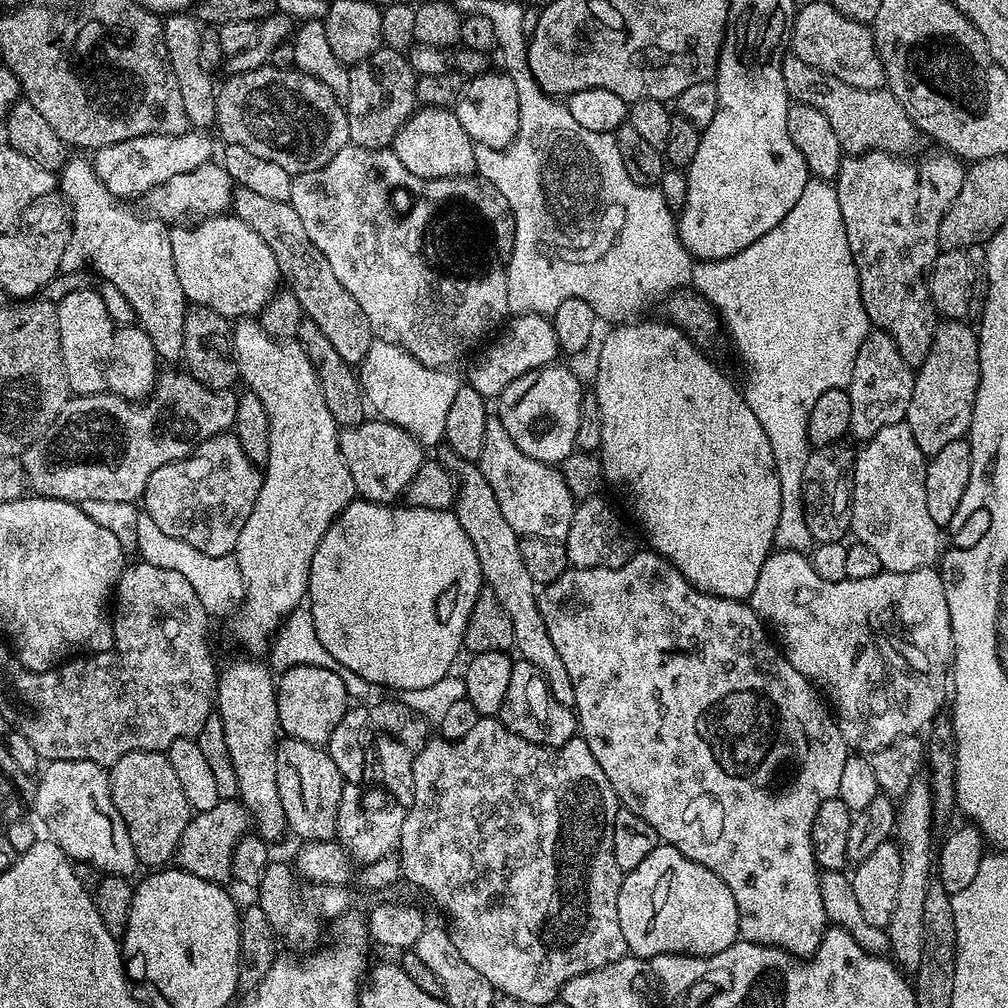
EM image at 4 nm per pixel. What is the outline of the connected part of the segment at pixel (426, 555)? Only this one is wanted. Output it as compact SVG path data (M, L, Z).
M359 498L346 505L342 515L326 530L322 542L318 542L318 550L314 550L308 575L306 604L314 618L314 630L318 634L318 642L326 646L326 650L334 657L340 668L354 670L354 674L362 674L362 678L366 678L366 682L370 682L373 686L380 687L381 684L384 688L394 688L397 693L400 693L431 687L434 682L441 681L444 676L453 671L452 663L455 662L456 655L462 652L466 622L470 618L470 610L474 610L474 602L482 587L482 577L478 554L470 538L466 538L466 530L462 530L455 511L411 506L396 507L400 506L389 506Z

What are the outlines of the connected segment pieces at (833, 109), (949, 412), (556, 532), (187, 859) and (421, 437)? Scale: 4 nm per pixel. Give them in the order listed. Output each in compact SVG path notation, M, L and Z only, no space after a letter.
M791 54L780 60L782 82L788 91L789 101L798 104L809 104L814 110L820 111L838 134L838 142L844 147L845 153L859 154L862 152L890 152L893 156L904 156L919 140L922 133L908 115L898 98L890 90L875 88L862 90L854 86L846 86L838 78L826 74L822 70L814 70L802 58Z
M945 319L937 323L936 333L930 346L930 354L926 354L926 362L915 369L914 394L910 398L910 410L906 422L914 434L918 446L924 451L925 457L930 458L955 440L967 437L968 427L972 425L974 402L980 385L980 337L975 327L963 320Z
M489 415L486 422L486 438L482 440L478 467L486 482L490 482L490 490L494 490L502 506L502 514L506 514L506 522L510 522L517 534L567 541L568 527L576 513L576 504L570 490L564 487L559 467L543 464L522 454L522 450L514 446L514 438L510 438L506 426L502 426L499 415Z
M220 799L218 806L214 806L214 810L196 812L189 820L176 847L175 867L181 868L183 872L194 874L198 878L206 878L206 882L227 885L229 883L227 880L233 879L232 855L236 844L240 841L241 835L249 831L249 828L249 814L239 799Z
M373 339L366 358L358 365L364 399L379 419L406 430L419 444L431 446L444 440L446 414L458 394L462 380L452 370L431 368L414 358L405 348Z

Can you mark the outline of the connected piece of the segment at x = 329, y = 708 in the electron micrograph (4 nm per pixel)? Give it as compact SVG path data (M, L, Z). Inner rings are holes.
M294 666L279 673L276 701L281 733L321 746L327 745L334 726L342 722L342 714L350 707L350 697L339 671L322 666Z

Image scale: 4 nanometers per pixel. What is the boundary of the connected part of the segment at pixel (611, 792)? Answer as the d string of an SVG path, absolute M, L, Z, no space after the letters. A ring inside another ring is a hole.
M481 718L477 725L471 727L461 740L446 740L443 738L436 738L436 740L429 739L427 743L420 749L420 753L416 755L414 762L414 802L407 805L404 821L402 822L402 834L400 835L400 842L398 845L398 855L400 857L400 871L405 881L409 880L416 888L421 888L430 899L434 900L440 907L444 908L444 912L450 919L456 923L456 928L460 932L465 932L468 935L468 940L472 943L473 952L470 952L470 959L472 965L478 970L488 982L492 984L493 989L497 993L509 996L515 1000L520 1001L521 1005L528 1006L528 1004L544 1004L544 1006L551 1005L552 1001L559 997L560 992L568 982L574 978L578 978L587 972L593 972L599 968L605 968L608 964L618 962L628 952L628 944L624 941L622 934L622 926L618 922L618 894L620 893L620 881L622 879L622 870L618 866L618 862L614 858L614 818L618 811L618 797L610 778L606 776L602 770L602 766L598 764L594 758L594 754L590 750L590 746L582 738L573 738L563 744L561 748L550 748L541 746L539 744L532 744L526 738L522 738L517 732L511 732L503 720L499 718Z

